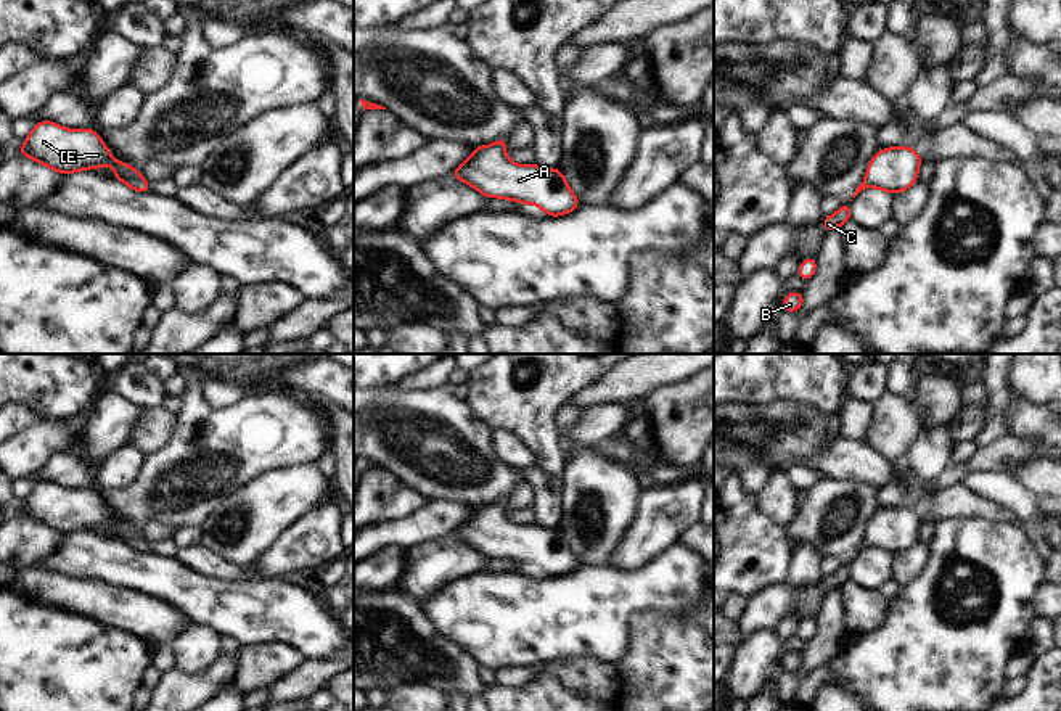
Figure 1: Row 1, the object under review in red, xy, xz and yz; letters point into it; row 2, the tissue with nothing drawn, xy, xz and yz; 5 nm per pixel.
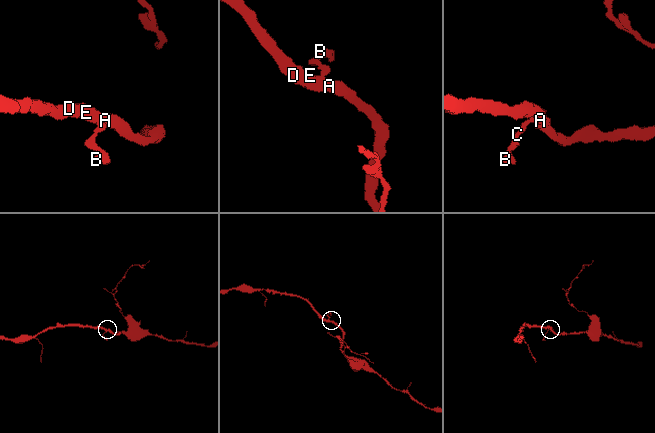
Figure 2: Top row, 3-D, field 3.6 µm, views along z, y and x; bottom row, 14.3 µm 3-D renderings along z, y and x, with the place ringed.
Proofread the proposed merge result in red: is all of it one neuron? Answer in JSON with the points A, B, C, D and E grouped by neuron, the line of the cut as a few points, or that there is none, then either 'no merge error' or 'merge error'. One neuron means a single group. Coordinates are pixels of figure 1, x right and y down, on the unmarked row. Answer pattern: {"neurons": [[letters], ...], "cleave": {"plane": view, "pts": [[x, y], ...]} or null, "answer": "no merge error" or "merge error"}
{"neurons": [["A", "B", "C", "D", "E"]], "cleave": null, "answer": "no merge error"}

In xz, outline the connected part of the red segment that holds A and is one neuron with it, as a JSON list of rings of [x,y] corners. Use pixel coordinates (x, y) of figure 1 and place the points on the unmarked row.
[[[498,499],[490,507],[476,507],[450,537],[466,542],[487,558],[532,563],[548,577],[567,574],[580,566],[558,528],[510,523],[505,516],[506,502],[508,499]]]

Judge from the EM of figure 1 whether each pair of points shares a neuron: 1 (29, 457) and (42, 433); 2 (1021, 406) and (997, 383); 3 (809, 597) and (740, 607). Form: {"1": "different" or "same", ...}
{"1": "same", "2": "different", "3": "different"}

